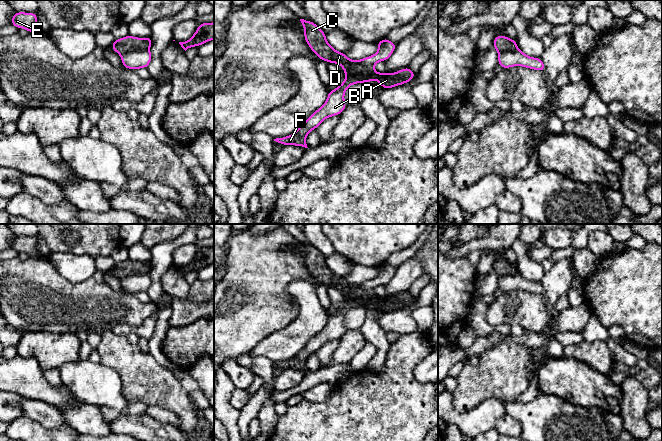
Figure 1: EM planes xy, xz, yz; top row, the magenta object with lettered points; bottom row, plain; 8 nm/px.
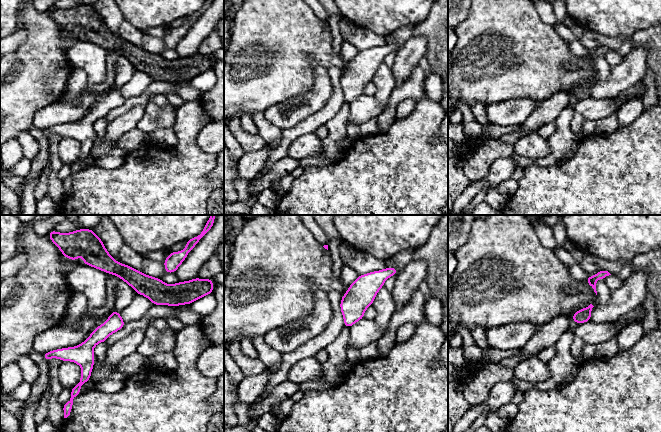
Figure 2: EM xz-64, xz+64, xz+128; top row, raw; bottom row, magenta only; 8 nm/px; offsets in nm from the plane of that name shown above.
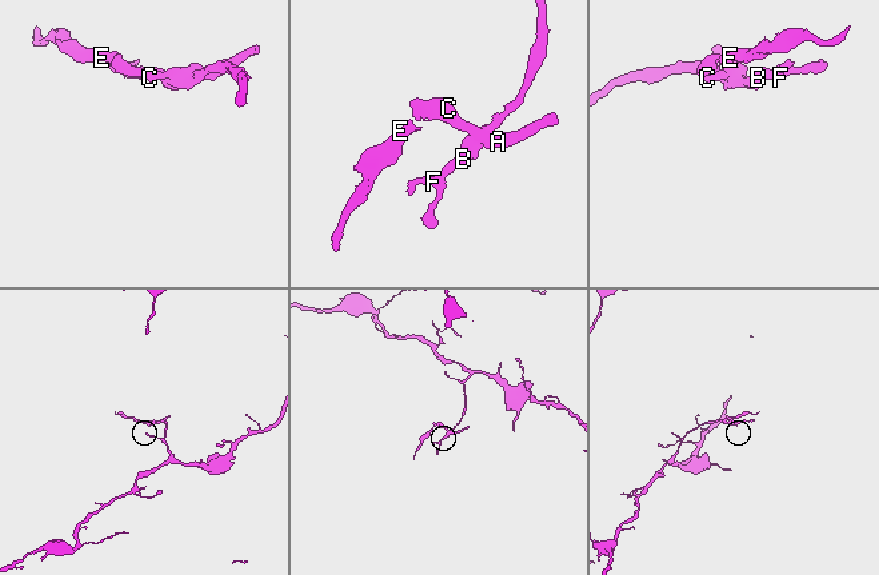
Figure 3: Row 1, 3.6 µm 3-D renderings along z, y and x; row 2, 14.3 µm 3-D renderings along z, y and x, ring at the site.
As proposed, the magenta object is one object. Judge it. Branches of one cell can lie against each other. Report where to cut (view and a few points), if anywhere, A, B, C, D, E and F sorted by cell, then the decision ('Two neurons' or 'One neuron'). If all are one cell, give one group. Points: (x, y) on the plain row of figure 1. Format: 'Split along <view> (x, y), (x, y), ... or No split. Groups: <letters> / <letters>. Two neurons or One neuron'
Split along xy (148, 272), (126, 275), (121, 279). Groups: A C D E / B F. Two neurons

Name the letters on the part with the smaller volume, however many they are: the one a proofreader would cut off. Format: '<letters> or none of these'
A, C, D, E

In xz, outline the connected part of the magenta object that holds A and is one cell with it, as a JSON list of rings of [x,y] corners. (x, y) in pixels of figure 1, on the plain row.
[[[407,291],[405,293],[401,293],[395,297],[389,298],[385,297],[377,297],[375,294],[371,298],[367,298],[363,301],[364,307],[370,306],[372,304],[377,304],[379,308],[382,309],[383,313],[389,313],[398,309],[405,308],[411,305],[416,300],[410,293]]]

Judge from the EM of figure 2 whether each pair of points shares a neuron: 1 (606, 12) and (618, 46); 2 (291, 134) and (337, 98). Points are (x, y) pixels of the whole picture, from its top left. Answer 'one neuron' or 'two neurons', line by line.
1: two neurons
2: one neuron

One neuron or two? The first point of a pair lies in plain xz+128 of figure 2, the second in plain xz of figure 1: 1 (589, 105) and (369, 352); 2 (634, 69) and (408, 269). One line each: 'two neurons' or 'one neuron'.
1: two neurons
2: one neuron

